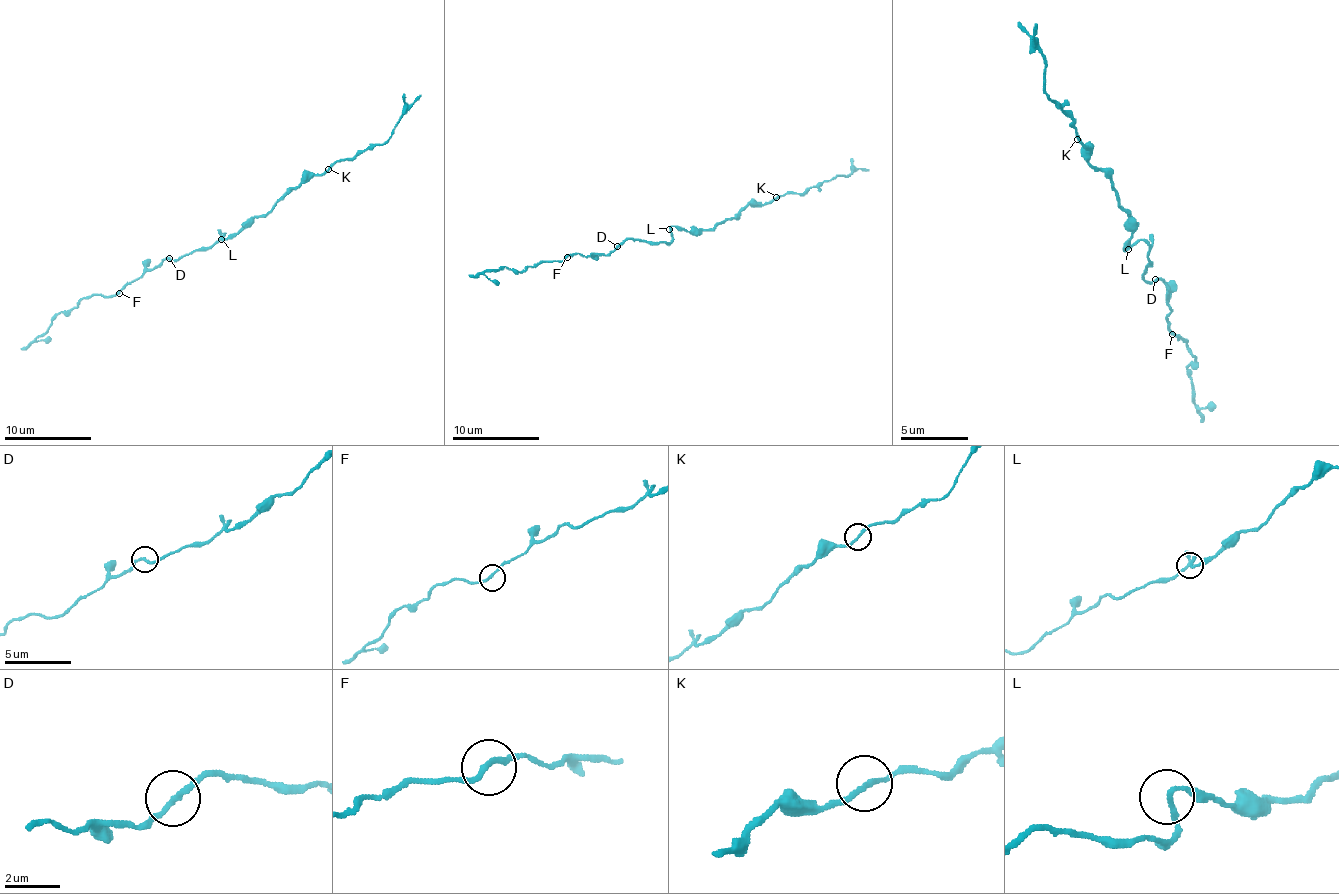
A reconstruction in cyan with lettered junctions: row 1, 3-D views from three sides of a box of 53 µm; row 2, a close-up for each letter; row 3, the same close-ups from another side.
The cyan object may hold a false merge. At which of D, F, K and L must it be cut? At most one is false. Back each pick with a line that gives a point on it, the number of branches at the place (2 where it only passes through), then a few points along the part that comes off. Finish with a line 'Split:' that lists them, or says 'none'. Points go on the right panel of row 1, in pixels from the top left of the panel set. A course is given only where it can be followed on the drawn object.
Split: none

